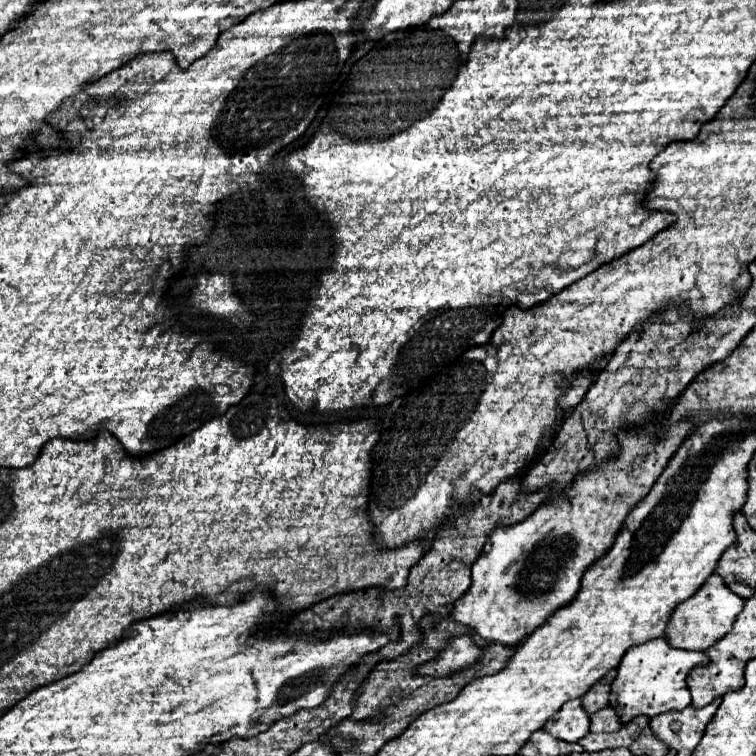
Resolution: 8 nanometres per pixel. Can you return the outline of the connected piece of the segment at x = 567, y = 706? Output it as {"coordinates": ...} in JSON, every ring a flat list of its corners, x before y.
{"coordinates":[[572,699,566,701,542,729,548,731,550,735,556,735,556,739,574,743,580,741,590,731,590,719,588,713,582,709,580,699]]}

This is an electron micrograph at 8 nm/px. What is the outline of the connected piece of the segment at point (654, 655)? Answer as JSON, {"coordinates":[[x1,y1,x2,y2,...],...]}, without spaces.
{"coordinates":[[666,639,646,641,638,647,632,647,624,653,610,693,610,707,616,711,622,725,630,723,632,719,646,715,648,719,666,713,666,711,680,711,690,705,690,691,686,687,686,675,698,667,706,665,708,657,704,651,686,651,674,649,668,645]]}

